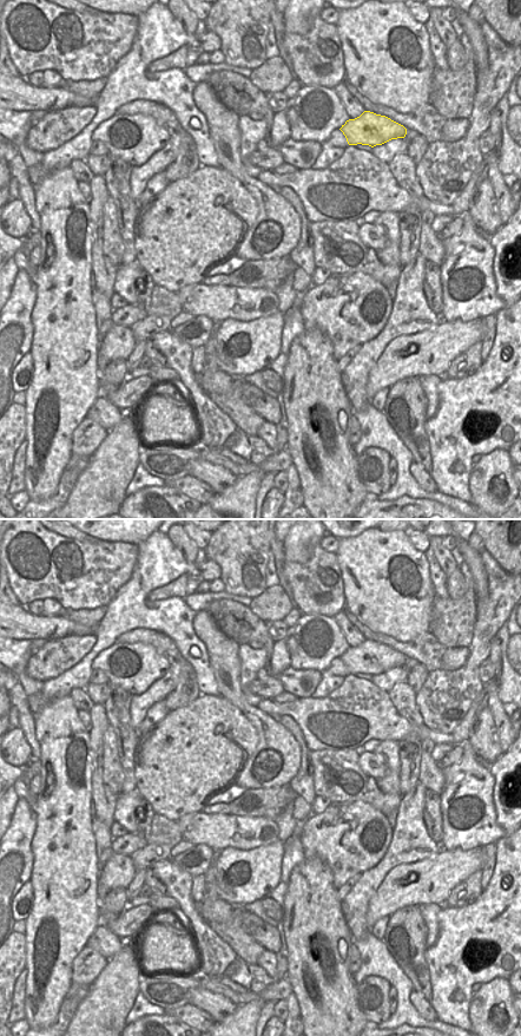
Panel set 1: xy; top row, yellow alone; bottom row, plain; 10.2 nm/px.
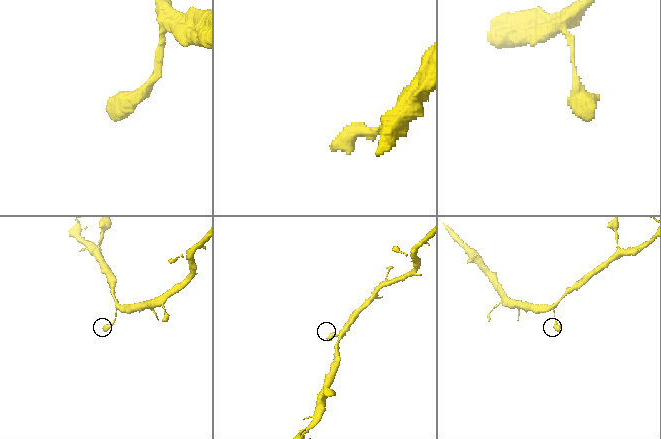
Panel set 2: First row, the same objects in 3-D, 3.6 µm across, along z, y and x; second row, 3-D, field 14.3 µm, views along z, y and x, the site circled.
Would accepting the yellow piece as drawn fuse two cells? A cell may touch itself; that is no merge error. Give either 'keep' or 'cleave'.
keep

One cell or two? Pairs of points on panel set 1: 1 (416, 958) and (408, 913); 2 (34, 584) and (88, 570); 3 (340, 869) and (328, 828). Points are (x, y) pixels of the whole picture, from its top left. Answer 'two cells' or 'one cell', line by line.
1: one cell
2: one cell
3: one cell

